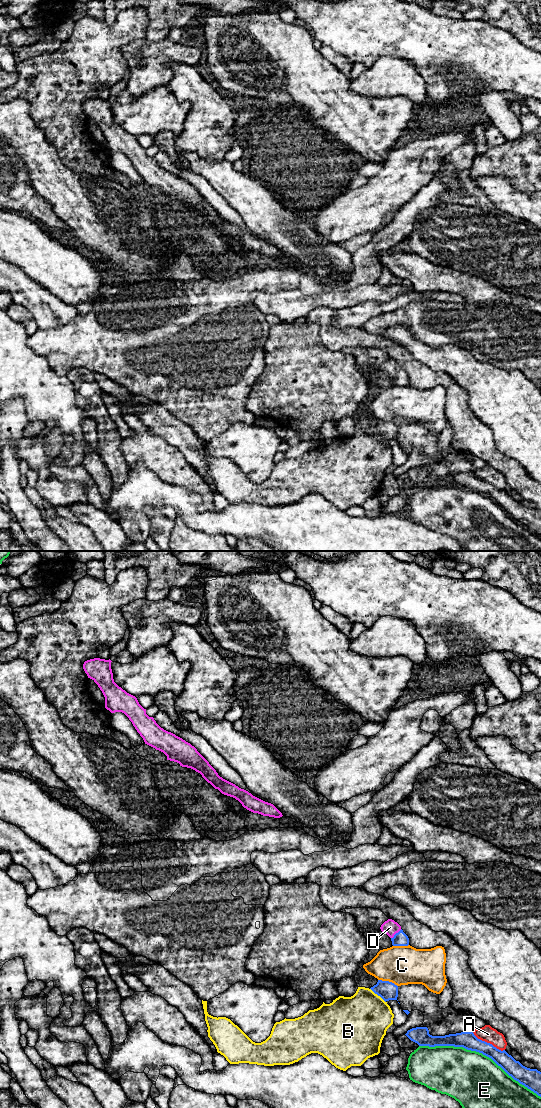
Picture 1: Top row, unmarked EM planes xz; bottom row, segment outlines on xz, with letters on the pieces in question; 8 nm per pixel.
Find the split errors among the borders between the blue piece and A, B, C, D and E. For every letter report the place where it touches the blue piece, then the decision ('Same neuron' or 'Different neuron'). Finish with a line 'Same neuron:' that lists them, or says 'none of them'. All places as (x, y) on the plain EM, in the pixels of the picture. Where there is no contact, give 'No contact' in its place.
A: Touches blue at xz (488, 483). Different neuron
B: Touches blue at xz (378, 435). Different neuron
C: Touches blue at xz (388, 421). Different neuron
D: Touches blue at xz (396, 373). Same neuron
E: Touches blue at xz (480, 492). Different neuron
Same neuron: D

